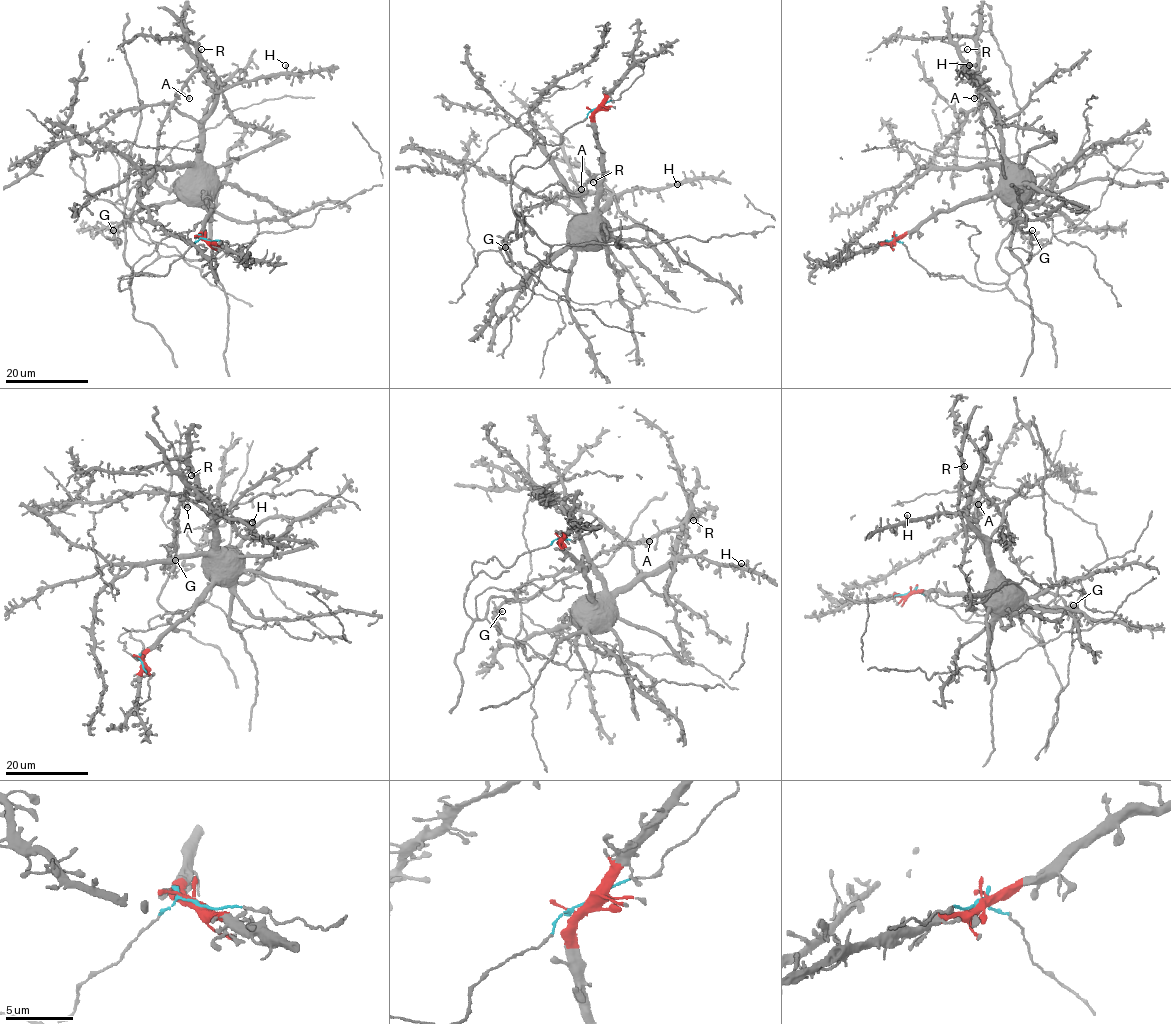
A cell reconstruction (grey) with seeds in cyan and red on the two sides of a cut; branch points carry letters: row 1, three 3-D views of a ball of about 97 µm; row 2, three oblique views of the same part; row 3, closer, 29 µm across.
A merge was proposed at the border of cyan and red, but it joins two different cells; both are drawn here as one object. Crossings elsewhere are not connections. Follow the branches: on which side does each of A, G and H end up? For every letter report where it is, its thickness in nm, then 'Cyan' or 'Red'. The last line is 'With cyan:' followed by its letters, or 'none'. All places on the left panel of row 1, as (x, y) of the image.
A: Place: (189, 98). Thickness 340 nm. Cyan
G: Place: (113, 230). Thickness 200 nm. Cyan
H: Place: (285, 65). Thickness 320 nm. Red
With cyan: A, G

